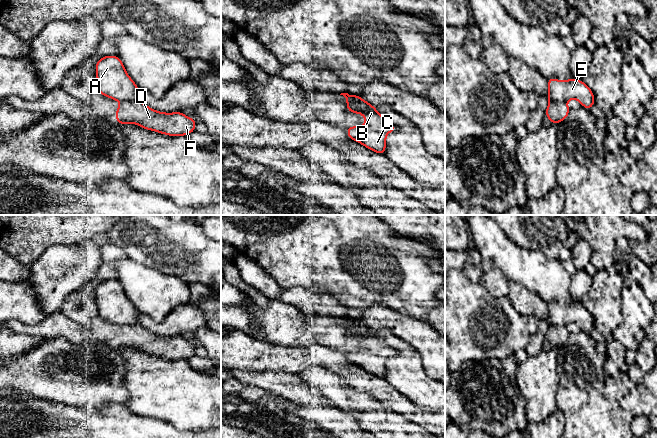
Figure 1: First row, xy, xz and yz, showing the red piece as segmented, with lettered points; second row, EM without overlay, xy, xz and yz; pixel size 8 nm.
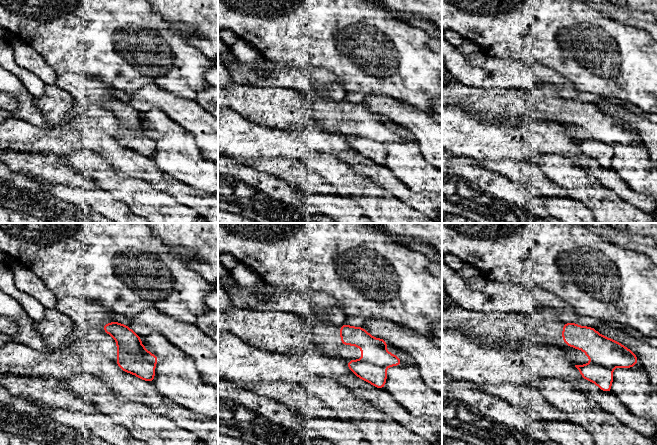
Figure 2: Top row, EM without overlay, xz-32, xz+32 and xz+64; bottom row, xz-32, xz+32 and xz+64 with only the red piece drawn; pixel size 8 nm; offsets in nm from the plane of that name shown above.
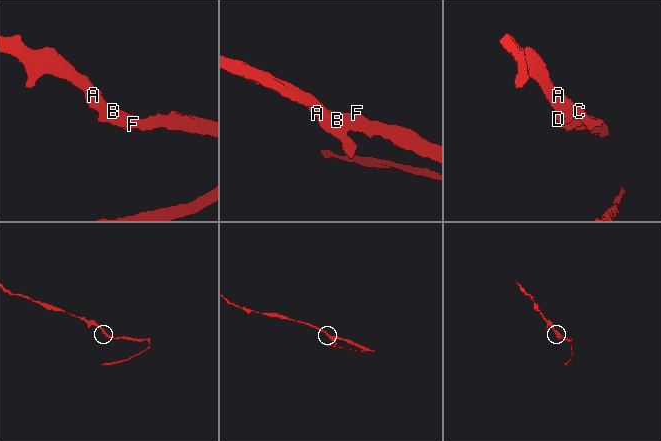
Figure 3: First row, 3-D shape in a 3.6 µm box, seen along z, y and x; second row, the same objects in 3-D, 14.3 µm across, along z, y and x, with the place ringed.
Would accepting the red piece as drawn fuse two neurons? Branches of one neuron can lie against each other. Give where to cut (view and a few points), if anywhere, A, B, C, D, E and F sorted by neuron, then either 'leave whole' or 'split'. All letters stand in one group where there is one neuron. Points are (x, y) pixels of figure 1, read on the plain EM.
cut xz (348, 319), (348, 323), (363, 337); groups A C E / B D F; split

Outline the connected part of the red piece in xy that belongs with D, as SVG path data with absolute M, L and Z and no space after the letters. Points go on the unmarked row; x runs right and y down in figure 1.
M139 324L119 328L115 337L119 348L137 347L140 351L169 360L185 360L195 355L197 343L187 341L181 336L158 336Z

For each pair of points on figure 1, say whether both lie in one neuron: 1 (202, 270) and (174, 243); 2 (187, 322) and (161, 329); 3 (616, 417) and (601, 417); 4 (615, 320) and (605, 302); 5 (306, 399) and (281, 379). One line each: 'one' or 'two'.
1: one
2: one
3: two
4: one
5: one

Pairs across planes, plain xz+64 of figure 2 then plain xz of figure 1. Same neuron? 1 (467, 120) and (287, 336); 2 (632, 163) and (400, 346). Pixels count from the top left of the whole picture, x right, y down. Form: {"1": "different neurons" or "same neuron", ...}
{"1": "different neurons", "2": "same neuron"}

